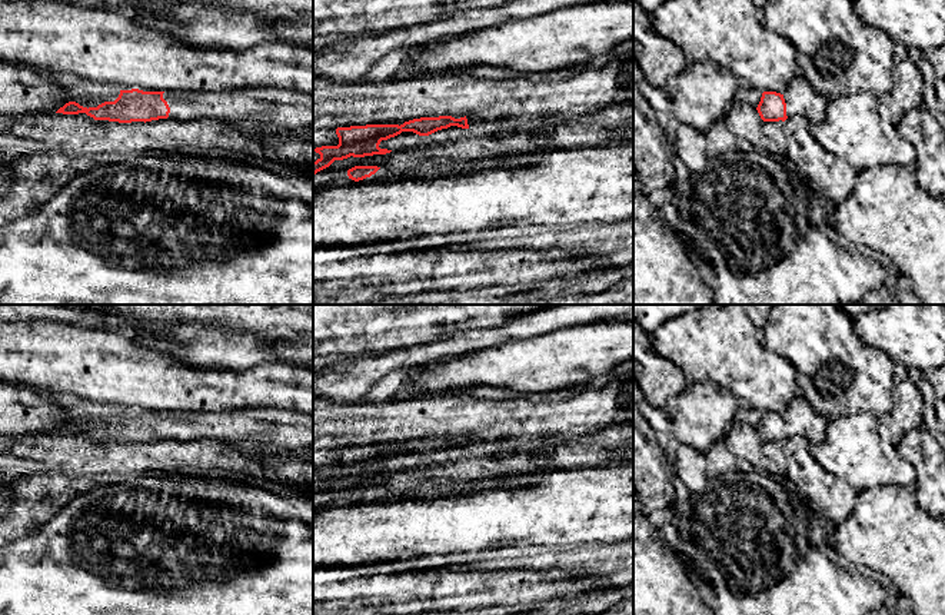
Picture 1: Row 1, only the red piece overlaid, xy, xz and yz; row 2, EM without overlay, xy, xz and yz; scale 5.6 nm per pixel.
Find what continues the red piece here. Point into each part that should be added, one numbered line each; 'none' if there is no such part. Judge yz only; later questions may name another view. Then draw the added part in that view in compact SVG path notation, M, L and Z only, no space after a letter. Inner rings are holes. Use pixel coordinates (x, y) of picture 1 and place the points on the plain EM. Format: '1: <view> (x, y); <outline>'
1: yz (801, 418); M798 393L783 412L786 436L805 436L811 443L819 443L825 438L829 419L821 415L805 398Z

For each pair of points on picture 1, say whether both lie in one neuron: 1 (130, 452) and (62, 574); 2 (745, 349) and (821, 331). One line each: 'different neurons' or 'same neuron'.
1: different neurons
2: different neurons

